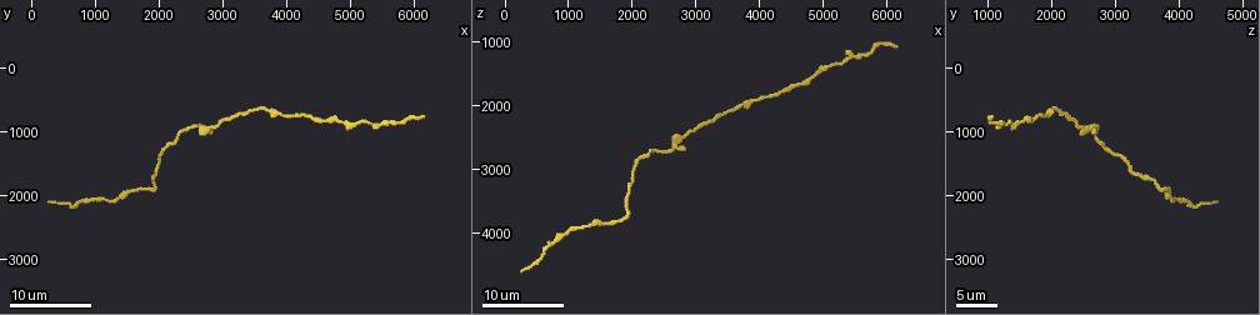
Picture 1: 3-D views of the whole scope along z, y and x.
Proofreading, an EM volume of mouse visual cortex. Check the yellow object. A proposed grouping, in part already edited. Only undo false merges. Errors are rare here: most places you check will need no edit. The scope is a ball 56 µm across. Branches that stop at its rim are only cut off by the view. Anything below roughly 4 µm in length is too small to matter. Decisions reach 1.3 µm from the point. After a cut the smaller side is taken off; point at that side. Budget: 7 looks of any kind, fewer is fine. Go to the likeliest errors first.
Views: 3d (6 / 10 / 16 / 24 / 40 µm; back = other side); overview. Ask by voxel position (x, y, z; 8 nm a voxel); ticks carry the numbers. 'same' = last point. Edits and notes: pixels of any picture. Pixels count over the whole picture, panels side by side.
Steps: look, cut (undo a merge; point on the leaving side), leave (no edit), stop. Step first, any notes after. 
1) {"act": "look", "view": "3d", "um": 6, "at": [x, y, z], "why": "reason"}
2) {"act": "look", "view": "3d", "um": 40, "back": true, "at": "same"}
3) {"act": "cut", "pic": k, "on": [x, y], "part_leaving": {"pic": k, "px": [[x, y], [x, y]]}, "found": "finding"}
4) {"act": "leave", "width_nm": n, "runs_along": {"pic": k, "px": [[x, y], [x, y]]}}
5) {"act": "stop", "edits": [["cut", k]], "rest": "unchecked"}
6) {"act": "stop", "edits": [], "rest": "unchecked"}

{"act": "look", "view": "3d", "um": 16, "at": [2650, 950, 2600], "why": "small branch off a trunk"}

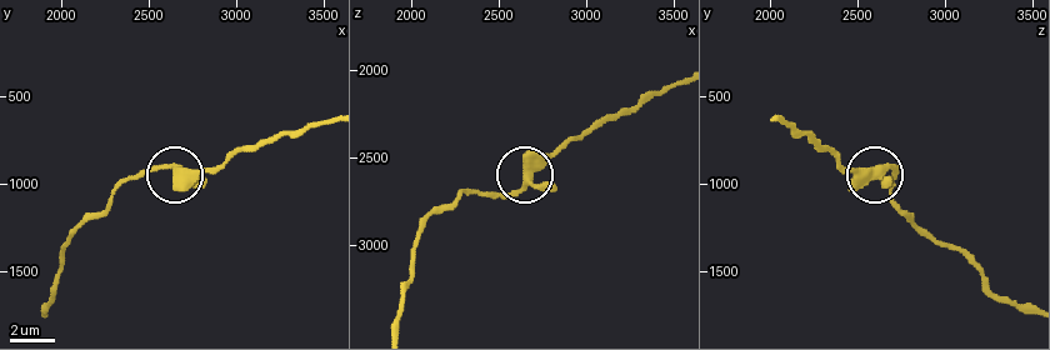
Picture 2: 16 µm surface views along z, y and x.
{"act": "look", "view": "3d", "um": 10, "at": [2660, 920, 2600]}

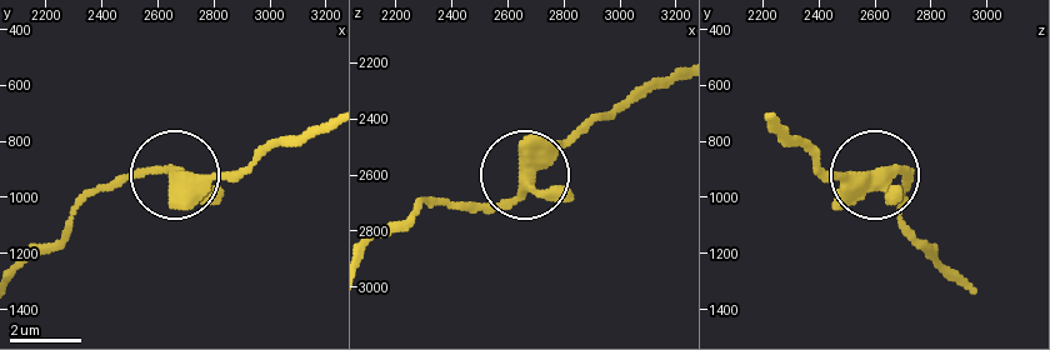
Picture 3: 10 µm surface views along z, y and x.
{"act": "leave", "runs_along": {"pic": 3, "px": [[191, 175], [99, 184]]}, "found": "one neuron here"}

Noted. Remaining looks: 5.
{"act": "look", "view": "3d", "um": 24, "at": [1550, 1950, 3900], "why": "calibre changes"}

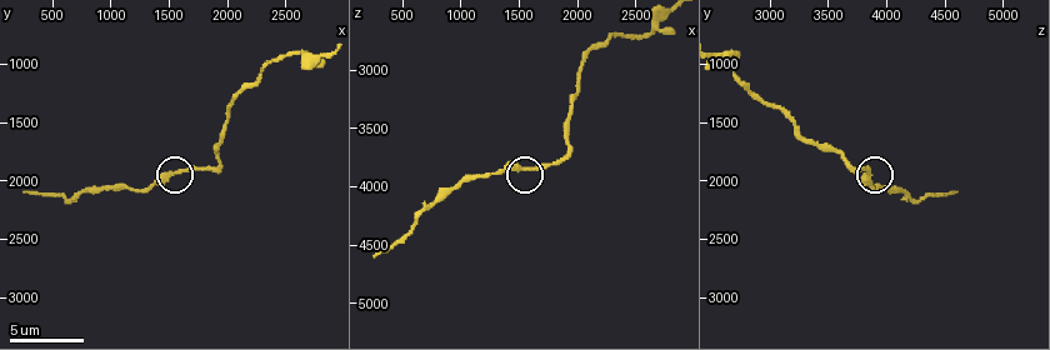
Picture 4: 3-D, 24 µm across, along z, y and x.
{"act": "look", "view": "3d", "um": 10, "at": [1600, 1940, 3860]}

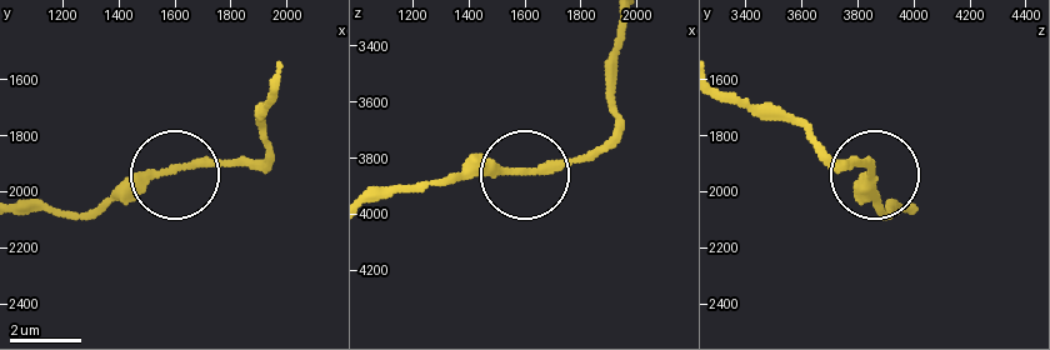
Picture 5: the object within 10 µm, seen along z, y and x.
{"act": "leave", "width_nm": 250, "runs_along": {"pic": 5, "px": [[620, 28], [616, 118], [599, 144], [519, 171], [450, 171]]}, "found": "continuous, no second neuron"}

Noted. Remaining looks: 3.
{"act": "look", "view": "3d", "um": 10, "at": [720, 2100, 4180], "why": "calibre changes"}

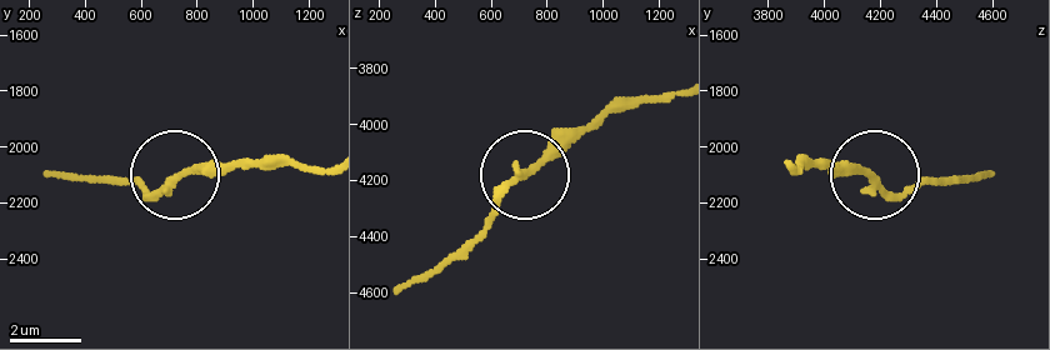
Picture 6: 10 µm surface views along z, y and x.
{"act": "leave", "width_nm": 210, "runs_along": {"pic": 6, "px": [[675, 90], [613, 103], [559, 135], [454, 258]]}, "found": "all the same neuron"}

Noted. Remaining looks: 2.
{"act": "stop", "edits": [], "rest": "unchecked"}

